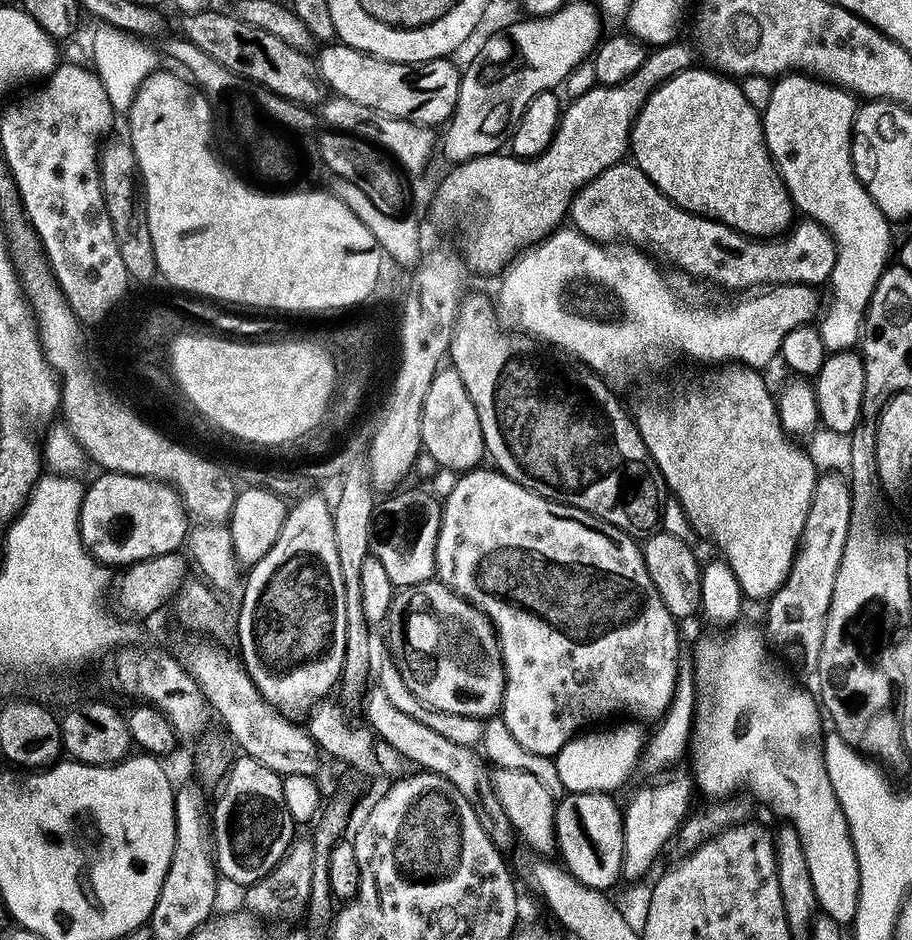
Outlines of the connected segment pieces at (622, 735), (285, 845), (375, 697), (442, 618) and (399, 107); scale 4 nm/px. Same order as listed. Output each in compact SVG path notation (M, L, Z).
M624 723L628 724L620 724L617 728L604 728L601 732L585 731L583 734L577 734L570 742L566 742L566 746L562 746L562 750L554 759L558 778L562 782L565 793L612 794L615 793L615 788L620 788L627 782L628 775L641 763L641 752L646 745L646 732L639 728L641 727L639 723Z
M241 755L239 759L231 761L228 774L219 789L220 797L213 808L211 805L210 840L214 845L215 866L219 875L225 881L233 880L236 884L242 884L241 886L249 886L266 878L272 868L283 859L298 836L298 825L290 818L290 810L286 810L286 798L282 798L282 777L250 756Z
M378 686L369 687L363 701L364 716L367 727L376 733L383 743L390 745L405 761L408 760L420 770L427 770L446 778L446 782L458 786L462 798L474 806L474 814L478 814L478 822L482 822L482 830L498 846L505 846L514 840L510 822L506 818L506 810L502 810L502 802L498 802L498 794L494 794L494 786L489 765L485 757L476 748L458 746L458 742L450 742L442 734L430 730L430 726L422 726L422 722L414 722L410 714L395 708L386 690Z
M433 578L401 587L388 608L388 648L406 686L427 708L492 718L504 703L504 663L488 617Z
M339 42L329 43L321 48L324 49L320 52L320 62L318 58L318 75L329 89L332 87L331 91L335 95L350 98L350 102L358 102L361 106L370 106L370 110L375 112L409 120L421 126L437 126L436 124L440 126L451 119L455 104L458 102L461 77L461 72L452 65L451 59L441 58L407 64L383 60Z

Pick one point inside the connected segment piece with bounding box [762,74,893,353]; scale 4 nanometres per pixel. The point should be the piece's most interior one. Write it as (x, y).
(809, 126)

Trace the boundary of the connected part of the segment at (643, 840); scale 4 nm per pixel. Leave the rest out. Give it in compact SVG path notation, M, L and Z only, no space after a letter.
M669 771L661 775L653 784L640 788L632 796L632 801L623 805L624 814L624 871L623 879L636 882L644 875L648 867L656 860L656 855L668 844L668 839L675 837L680 831L680 825L689 815L688 803L694 793L694 780L687 771Z

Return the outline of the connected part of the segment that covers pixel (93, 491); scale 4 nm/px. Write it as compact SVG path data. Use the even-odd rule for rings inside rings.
M104 472L84 489L80 540L100 564L127 566L170 554L185 543L189 531L190 517L179 494L160 480L147 480L125 472Z

